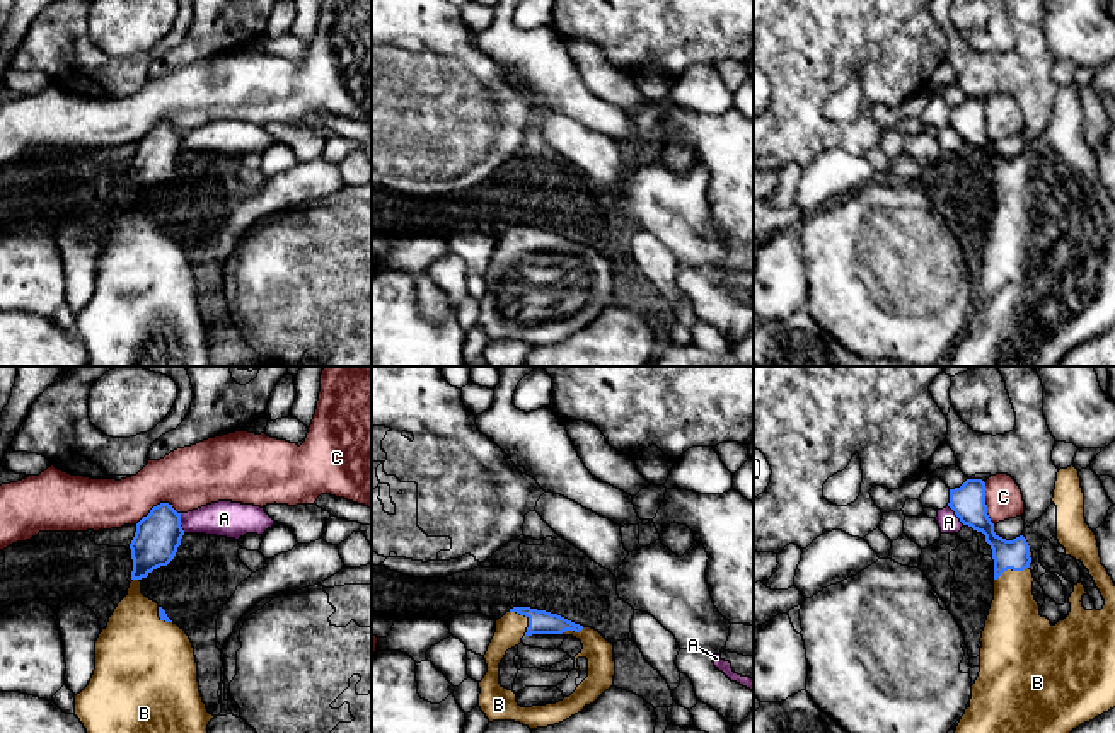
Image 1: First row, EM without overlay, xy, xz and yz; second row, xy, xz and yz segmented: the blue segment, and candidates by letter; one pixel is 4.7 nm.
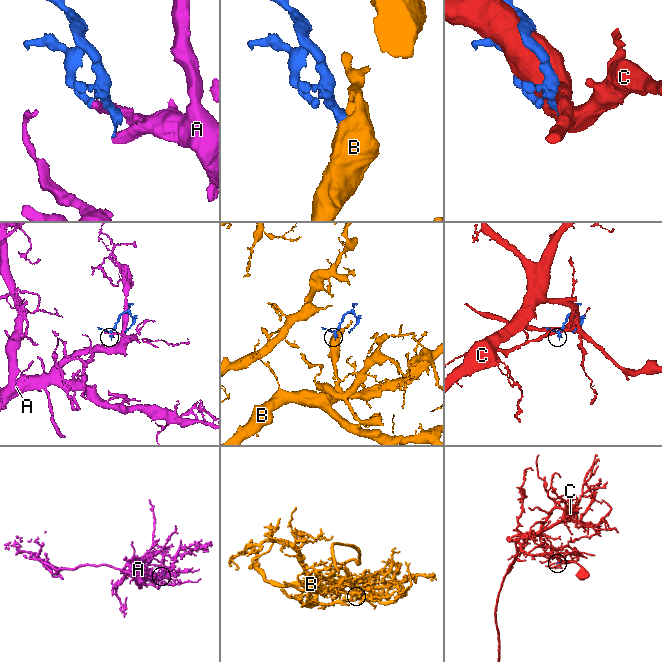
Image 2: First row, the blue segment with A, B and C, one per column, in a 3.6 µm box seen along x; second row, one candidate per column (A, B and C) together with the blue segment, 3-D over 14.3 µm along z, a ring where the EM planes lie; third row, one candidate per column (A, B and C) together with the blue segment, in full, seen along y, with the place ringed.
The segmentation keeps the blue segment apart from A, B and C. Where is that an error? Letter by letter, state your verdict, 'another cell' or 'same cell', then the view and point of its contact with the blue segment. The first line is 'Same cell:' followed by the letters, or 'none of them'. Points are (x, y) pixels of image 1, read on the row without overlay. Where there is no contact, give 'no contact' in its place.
Same cell: B
A: another cell; meets blue in xy at (179, 142)
B: same cell; meets blue in xz at (529, 237)
C: another cell; meets blue in xy at (157, 123)

